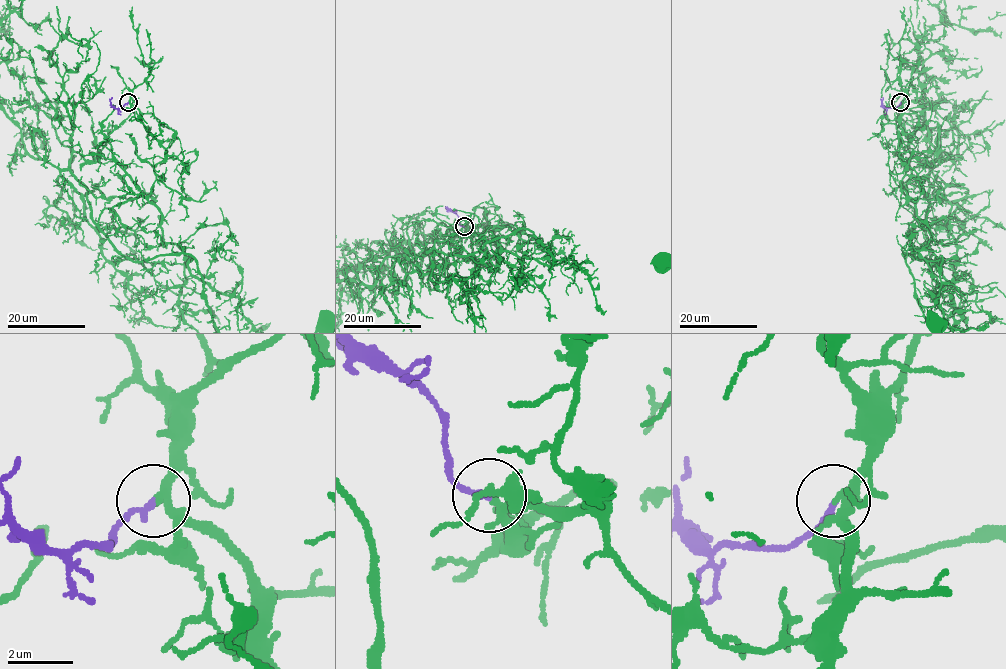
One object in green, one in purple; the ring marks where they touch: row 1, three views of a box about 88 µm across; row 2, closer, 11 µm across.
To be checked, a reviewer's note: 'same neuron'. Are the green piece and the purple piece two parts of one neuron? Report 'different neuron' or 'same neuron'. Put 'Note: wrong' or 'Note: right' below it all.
same neuron
Note: right

